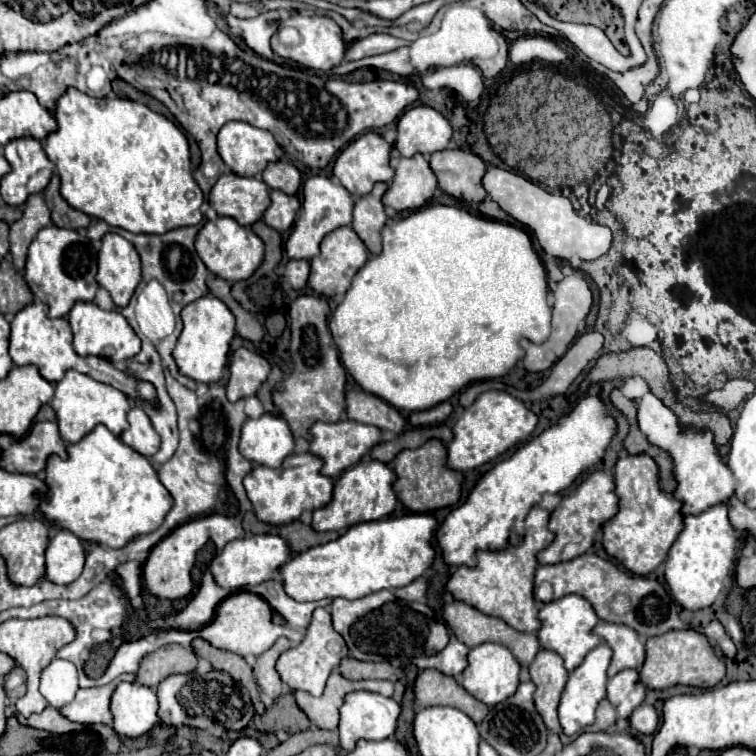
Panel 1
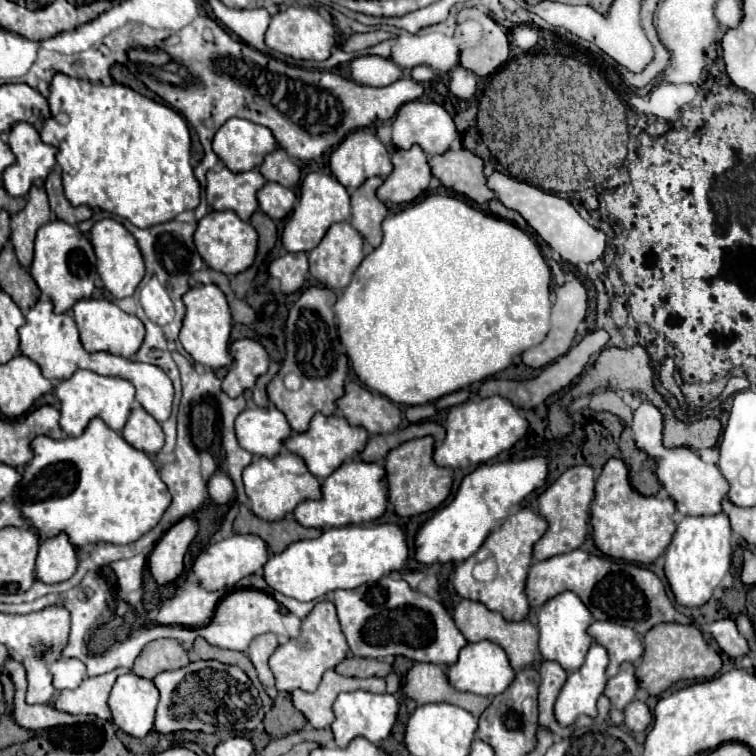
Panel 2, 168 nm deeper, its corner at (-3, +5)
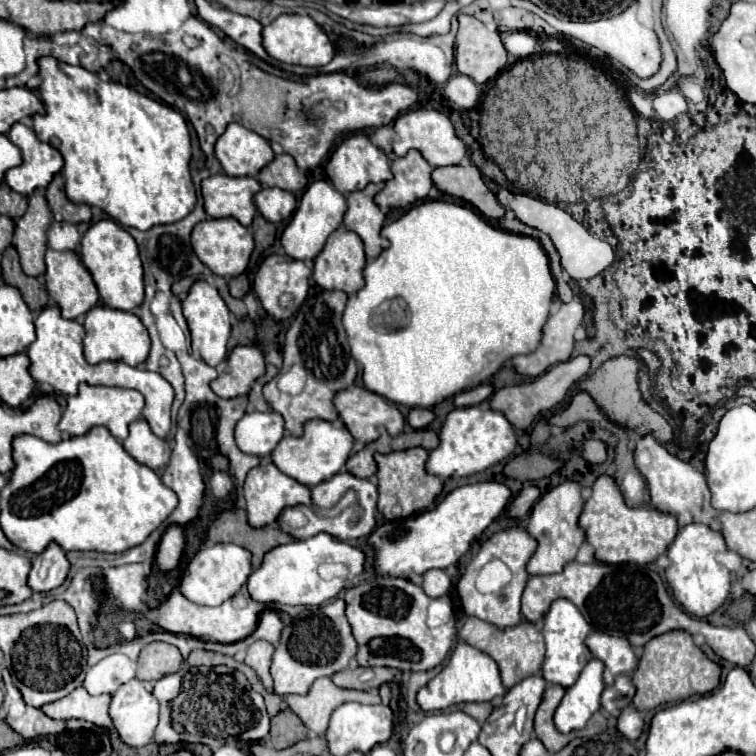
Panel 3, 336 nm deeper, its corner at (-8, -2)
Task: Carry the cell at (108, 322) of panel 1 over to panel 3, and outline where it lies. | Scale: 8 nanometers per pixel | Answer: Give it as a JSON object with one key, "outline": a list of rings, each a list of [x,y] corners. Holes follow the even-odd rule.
{"outline":[[[92,307],[86,313],[86,337],[84,337],[84,357],[88,363],[96,365],[102,361],[122,361],[126,365],[138,367],[146,361],[148,351],[150,351],[150,337],[142,321],[130,313],[130,311],[120,311],[112,307]]]}

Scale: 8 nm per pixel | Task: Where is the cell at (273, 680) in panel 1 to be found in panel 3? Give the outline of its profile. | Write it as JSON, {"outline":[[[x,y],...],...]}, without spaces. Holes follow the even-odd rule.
{"outline":[[[256,641],[256,643],[252,643],[252,645],[248,647],[246,659],[244,659],[244,663],[250,665],[250,667],[258,673],[262,685],[264,685],[268,691],[272,691],[272,677],[270,677],[272,655],[274,655],[274,645],[270,645],[268,641]]]}

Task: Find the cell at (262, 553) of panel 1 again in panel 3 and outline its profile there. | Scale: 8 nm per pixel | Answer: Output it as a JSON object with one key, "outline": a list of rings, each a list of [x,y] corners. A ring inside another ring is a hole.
{"outline":[[[218,543],[212,547],[202,547],[194,559],[188,563],[180,591],[198,605],[222,605],[230,599],[242,585],[246,585],[248,575],[252,573],[252,553],[240,545]]]}

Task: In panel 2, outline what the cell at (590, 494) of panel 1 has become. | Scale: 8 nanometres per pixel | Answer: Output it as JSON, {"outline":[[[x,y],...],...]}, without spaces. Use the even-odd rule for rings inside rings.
{"outline":[[[573,466],[571,470],[565,470],[565,480],[569,480],[569,486],[565,484],[561,486],[561,478],[559,478],[537,498],[537,504],[539,504],[537,510],[547,520],[549,528],[533,548],[535,560],[547,560],[551,556],[571,552],[585,542],[585,534],[589,530],[589,504],[595,496],[593,470],[589,466]]]}

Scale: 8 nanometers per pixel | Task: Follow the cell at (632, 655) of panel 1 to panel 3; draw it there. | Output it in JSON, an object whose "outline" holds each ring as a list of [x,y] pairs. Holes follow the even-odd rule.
{"outline":[[[592,631],[586,639],[586,647],[592,651],[594,657],[604,661],[604,683],[612,685],[616,675],[634,673],[638,667],[638,657],[628,643],[628,639],[612,637],[602,631]]]}

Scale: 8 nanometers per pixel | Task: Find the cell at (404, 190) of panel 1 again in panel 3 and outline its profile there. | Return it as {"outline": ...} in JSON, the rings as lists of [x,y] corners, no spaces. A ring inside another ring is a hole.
{"outline":[[[412,149],[406,157],[396,157],[392,161],[392,173],[394,177],[386,181],[384,189],[374,197],[382,209],[408,207],[428,197],[432,189],[432,167],[420,151]]]}

